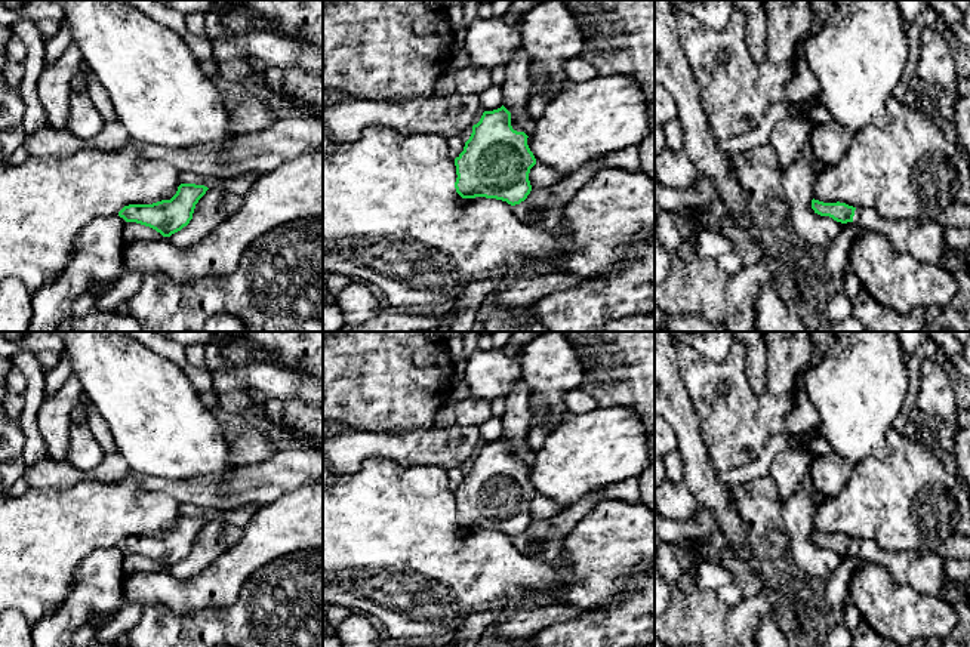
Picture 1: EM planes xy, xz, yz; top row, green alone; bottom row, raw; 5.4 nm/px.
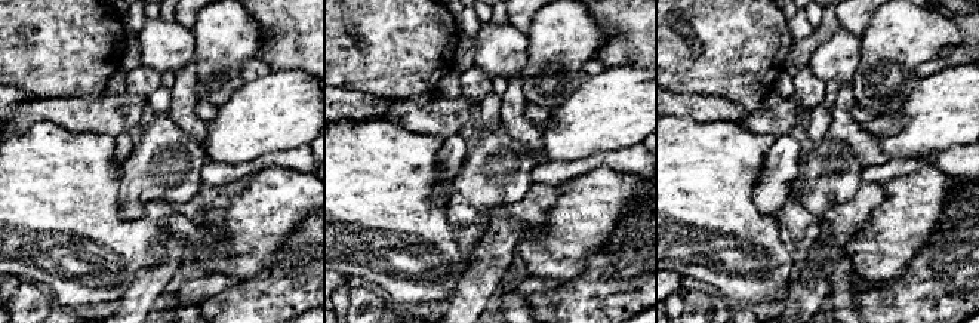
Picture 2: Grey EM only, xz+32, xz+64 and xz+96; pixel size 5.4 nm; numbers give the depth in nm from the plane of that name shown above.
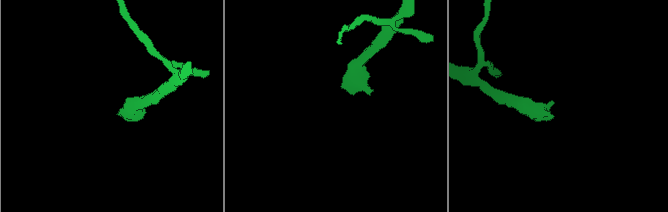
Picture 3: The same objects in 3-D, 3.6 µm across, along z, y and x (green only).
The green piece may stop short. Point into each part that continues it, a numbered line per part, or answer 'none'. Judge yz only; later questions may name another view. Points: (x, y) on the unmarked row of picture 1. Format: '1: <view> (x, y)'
1: yz (926, 573)

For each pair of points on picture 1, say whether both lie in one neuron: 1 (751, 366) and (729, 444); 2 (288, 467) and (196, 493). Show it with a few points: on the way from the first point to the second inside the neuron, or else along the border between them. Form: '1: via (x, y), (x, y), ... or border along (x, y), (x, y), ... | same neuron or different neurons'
1: border along (742, 347), (748, 385), (753, 391), (761, 394) | different neurons
2: via (265, 483), (242, 486), (231, 492), (218, 492) | same neuron

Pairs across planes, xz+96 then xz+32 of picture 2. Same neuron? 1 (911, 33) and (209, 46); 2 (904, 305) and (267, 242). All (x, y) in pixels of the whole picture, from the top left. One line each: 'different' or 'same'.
1: same
2: different

